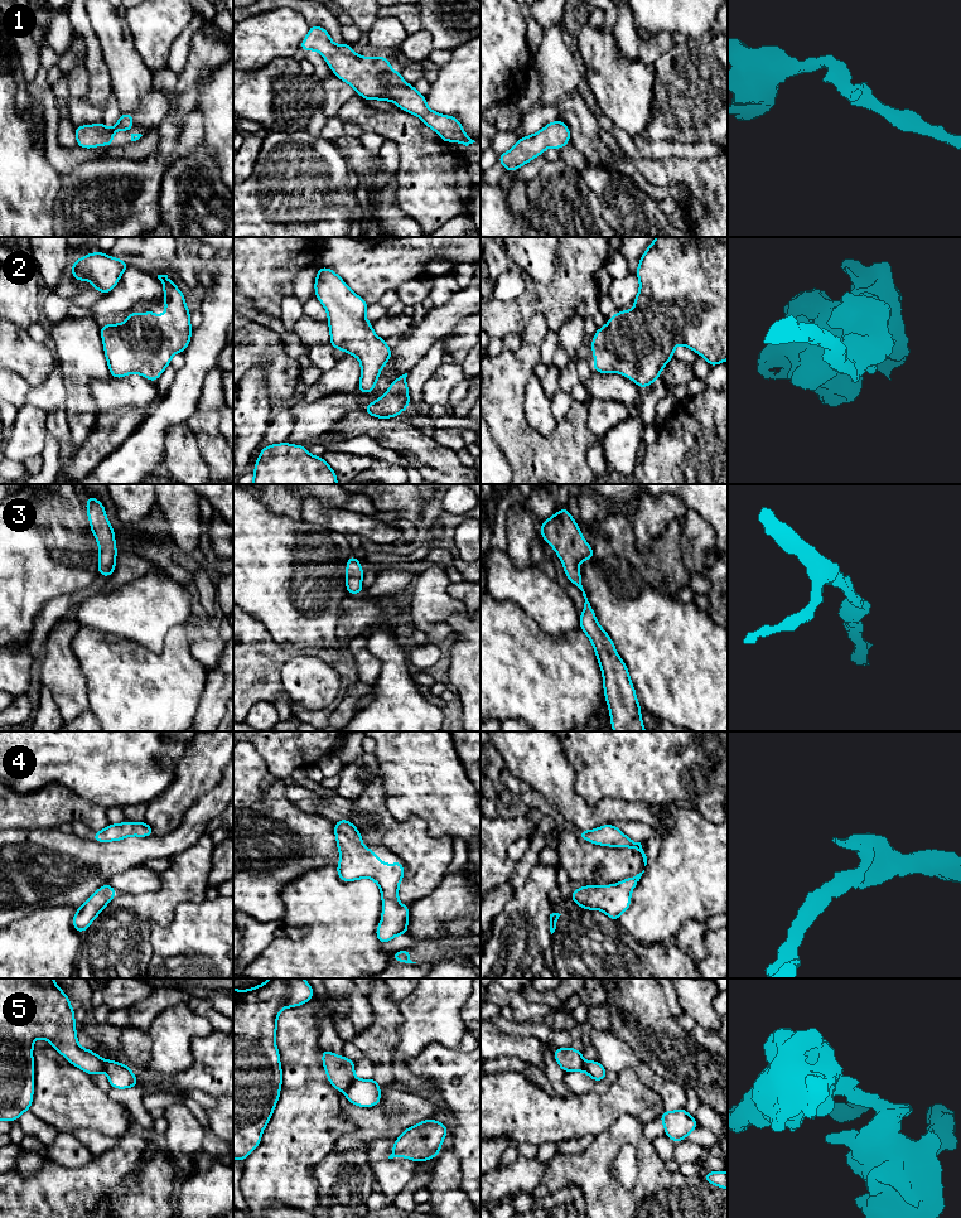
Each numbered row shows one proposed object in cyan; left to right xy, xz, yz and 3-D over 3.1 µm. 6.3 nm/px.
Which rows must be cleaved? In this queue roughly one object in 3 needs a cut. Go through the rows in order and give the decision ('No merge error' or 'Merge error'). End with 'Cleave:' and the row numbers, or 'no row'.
1: No merge error
2: No merge error
3: No merge error
4: No merge error
5: Merge error
Cleave: 5

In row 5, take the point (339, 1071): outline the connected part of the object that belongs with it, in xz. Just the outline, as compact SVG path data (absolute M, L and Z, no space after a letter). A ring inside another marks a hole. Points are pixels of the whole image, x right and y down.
M322 1050L323 1067L329 1083L339 1092L346 1092L354 1078L354 1064L347 1057L339 1057L329 1050Z

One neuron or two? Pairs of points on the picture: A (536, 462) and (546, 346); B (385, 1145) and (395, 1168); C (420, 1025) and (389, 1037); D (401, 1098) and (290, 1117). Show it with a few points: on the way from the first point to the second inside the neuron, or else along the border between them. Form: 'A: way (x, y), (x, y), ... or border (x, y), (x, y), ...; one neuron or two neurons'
A: border (547, 332), (541, 344), (539, 361); two neurons
B: way (385, 1150), (385, 1158), (390, 1163); one neuron
C: border (397, 1003), (402, 1020), (397, 1026), (394, 1062); two neurons
D: border (342, 1102), (341, 1115), (355, 1129), (338, 1137); two neurons

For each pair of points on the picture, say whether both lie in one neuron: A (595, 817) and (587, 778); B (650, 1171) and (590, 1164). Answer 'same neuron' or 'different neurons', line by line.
A: different neurons
B: same neuron

